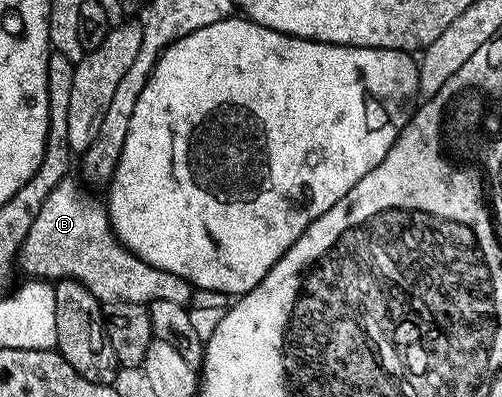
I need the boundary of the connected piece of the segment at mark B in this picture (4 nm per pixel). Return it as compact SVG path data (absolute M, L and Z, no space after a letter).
M65 179L46 195L42 211L38 211L30 231L20 248L18 269L28 279L71 279L82 283L90 295L102 303L125 301L148 305L154 300L187 306L192 300L193 286L170 271L150 267L130 252L112 232L108 207L103 200L91 197L78 182Z

